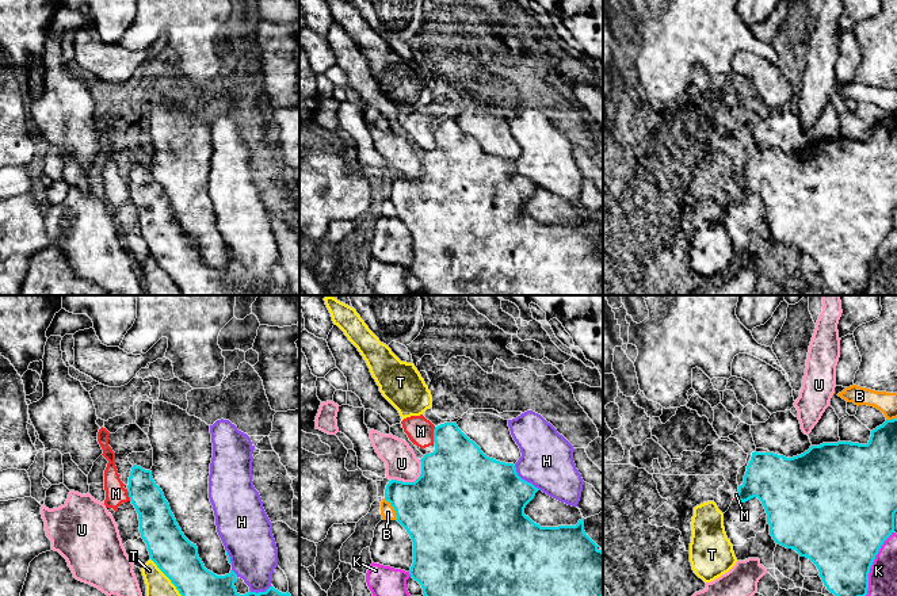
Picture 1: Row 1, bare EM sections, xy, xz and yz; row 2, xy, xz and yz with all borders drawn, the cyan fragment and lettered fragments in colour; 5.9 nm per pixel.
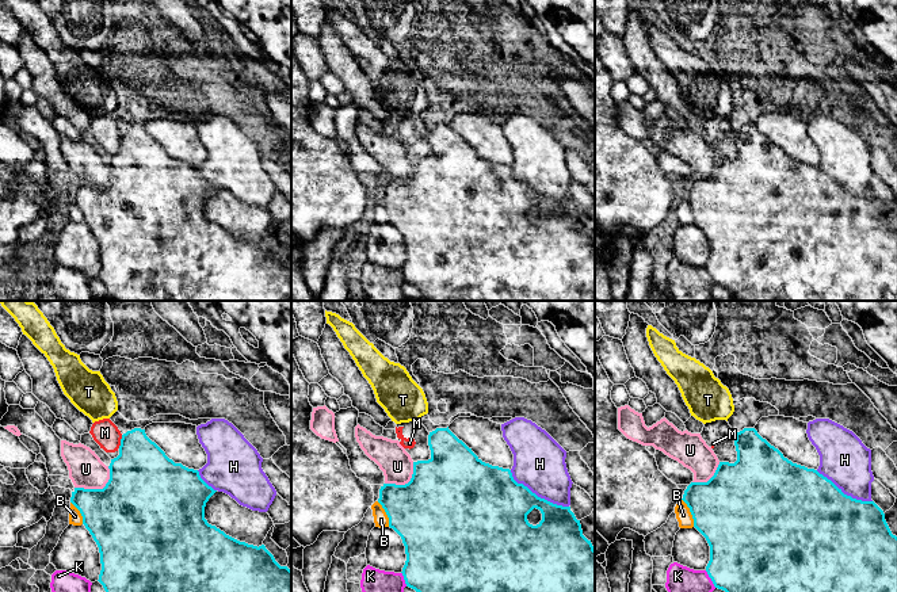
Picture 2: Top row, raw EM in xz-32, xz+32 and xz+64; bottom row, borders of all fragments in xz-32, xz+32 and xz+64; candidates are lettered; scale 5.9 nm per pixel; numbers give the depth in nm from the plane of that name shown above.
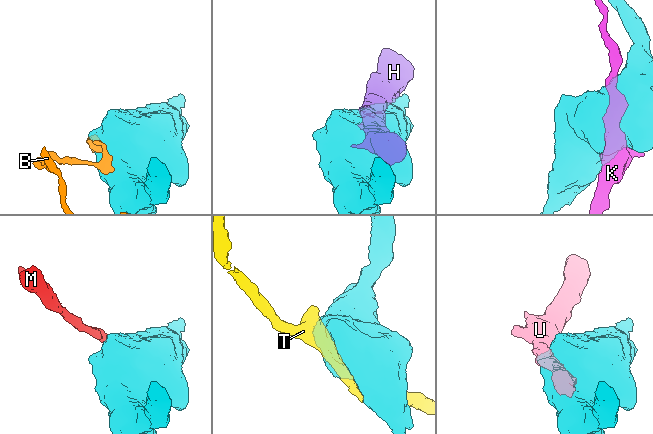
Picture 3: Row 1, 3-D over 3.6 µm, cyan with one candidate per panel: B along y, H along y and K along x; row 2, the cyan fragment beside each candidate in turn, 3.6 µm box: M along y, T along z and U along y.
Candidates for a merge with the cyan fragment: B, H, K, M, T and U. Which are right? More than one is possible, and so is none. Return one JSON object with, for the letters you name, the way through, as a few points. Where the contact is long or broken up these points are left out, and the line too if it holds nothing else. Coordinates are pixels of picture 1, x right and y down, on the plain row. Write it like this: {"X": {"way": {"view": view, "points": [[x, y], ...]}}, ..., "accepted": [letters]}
{"accepted": []}

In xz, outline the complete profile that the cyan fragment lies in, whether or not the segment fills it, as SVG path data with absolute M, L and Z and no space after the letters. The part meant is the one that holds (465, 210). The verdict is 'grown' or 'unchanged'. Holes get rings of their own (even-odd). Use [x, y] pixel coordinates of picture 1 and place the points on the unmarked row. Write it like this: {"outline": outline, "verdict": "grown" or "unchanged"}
{"outline": "M444 119L434 126L435 148L425 150L421 158L421 171L415 179L389 177L385 196L390 199L397 218L406 226L413 238L413 260L409 271L417 278L427 295L603 295L603 248L584 228L584 214L576 222L541 224L524 211L526 202L539 187L522 176L514 160L505 160L486 153L457 122Z", "verdict": "unchanged"}

